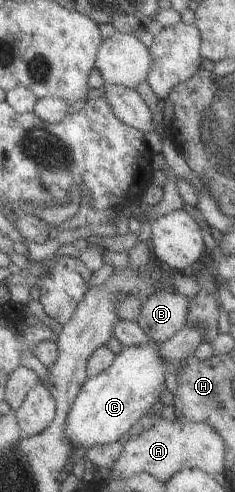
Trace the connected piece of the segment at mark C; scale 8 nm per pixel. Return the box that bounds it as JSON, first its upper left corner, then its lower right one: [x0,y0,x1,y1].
[63,340,170,447]

